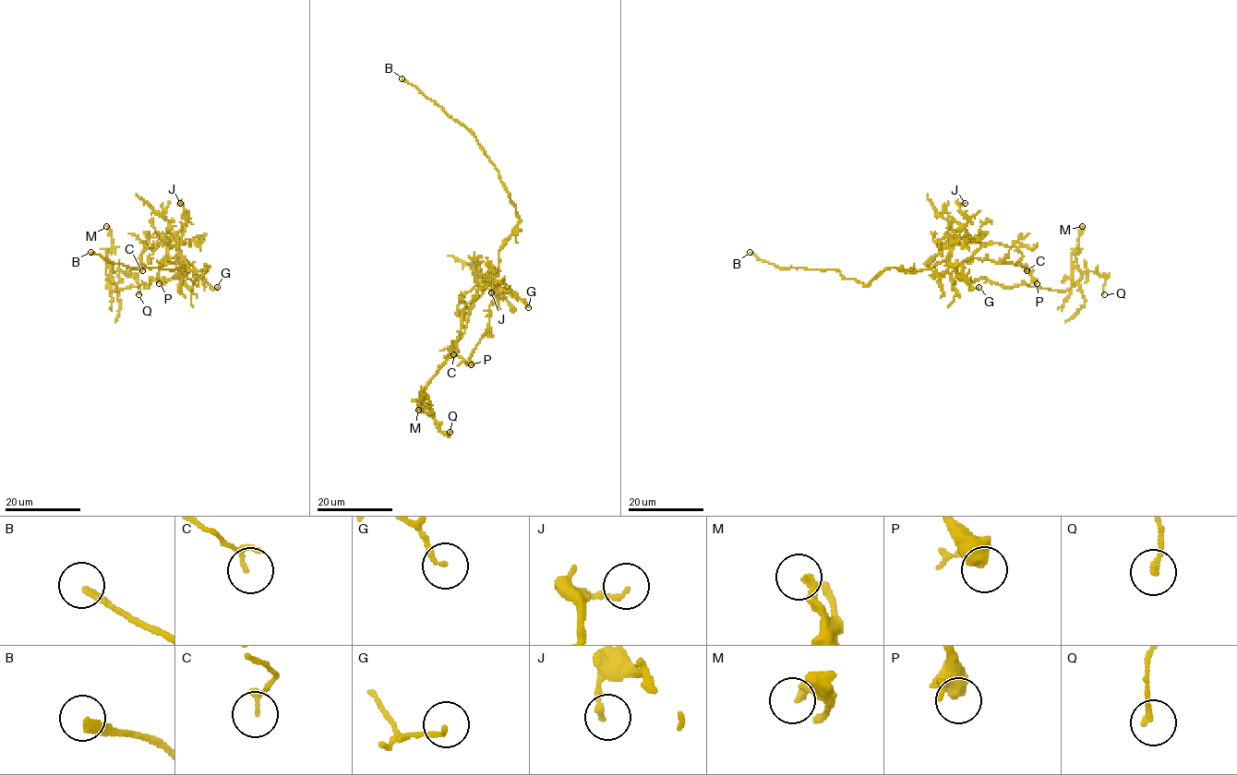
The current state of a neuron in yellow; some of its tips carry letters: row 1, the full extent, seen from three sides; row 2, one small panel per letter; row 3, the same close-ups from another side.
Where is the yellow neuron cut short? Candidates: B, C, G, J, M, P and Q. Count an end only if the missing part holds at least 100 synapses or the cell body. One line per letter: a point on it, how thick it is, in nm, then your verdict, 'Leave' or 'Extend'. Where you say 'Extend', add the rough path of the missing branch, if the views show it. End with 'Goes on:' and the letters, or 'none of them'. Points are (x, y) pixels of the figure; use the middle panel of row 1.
B: Place: (402, 78). Thickness 220 nm. Extend. Course of what is missing: (402, 78), (376, 69), (374, 65), (362, 64), (354, 55)
C: Place: (453, 354). Thickness 110 nm. Leave
G: Place: (528, 307). Thickness 130 nm. Leave
J: Place: (491, 292). Thickness 160 nm. Leave
M: Place: (418, 410). Thickness 280 nm. Leave
P: Place: (471, 364). Thickness 400 nm. Leave
Q: Place: (450, 432). Thickness 180 nm. Leave
Goes on: B

